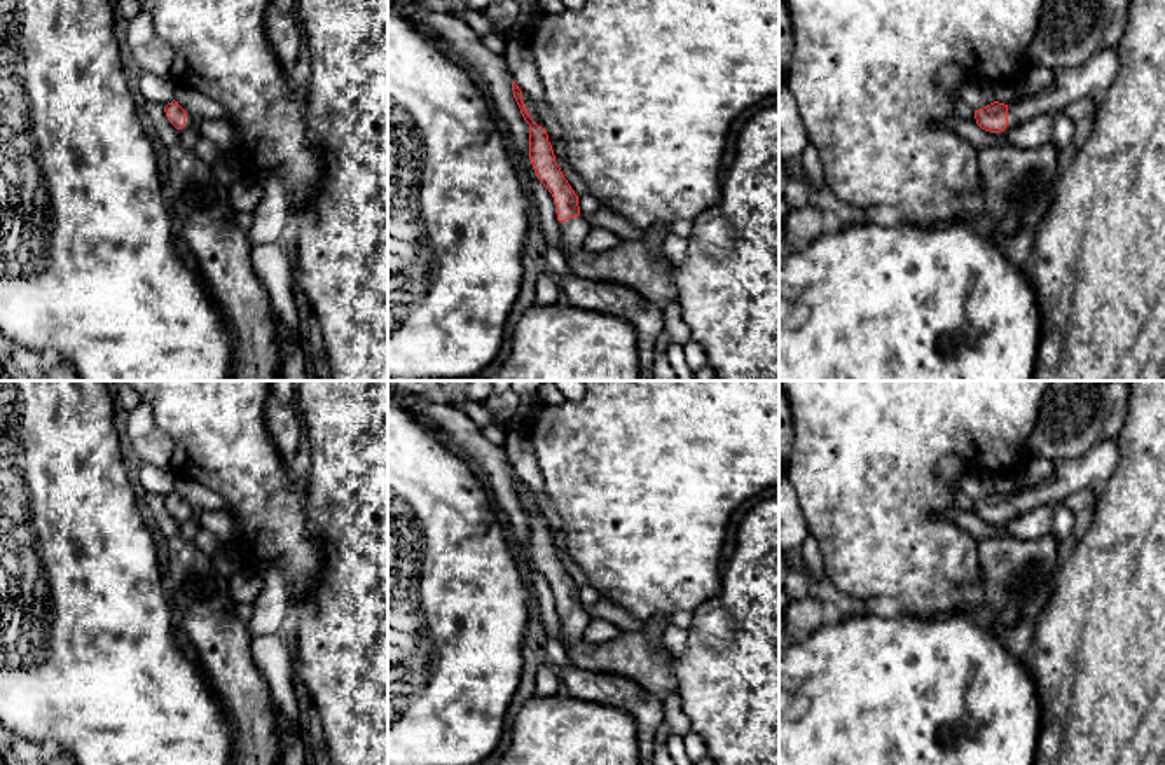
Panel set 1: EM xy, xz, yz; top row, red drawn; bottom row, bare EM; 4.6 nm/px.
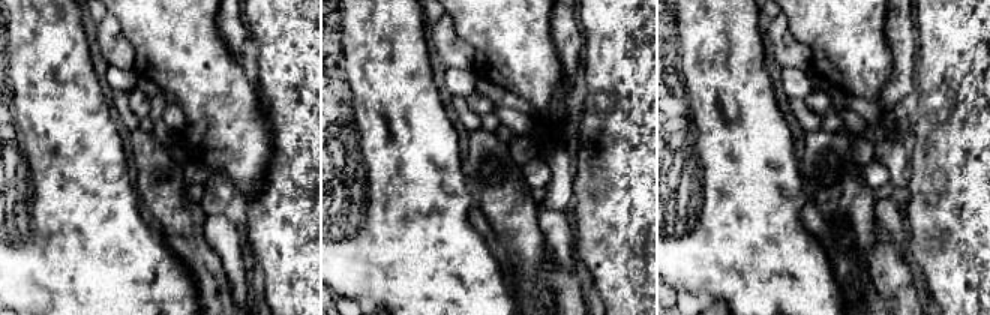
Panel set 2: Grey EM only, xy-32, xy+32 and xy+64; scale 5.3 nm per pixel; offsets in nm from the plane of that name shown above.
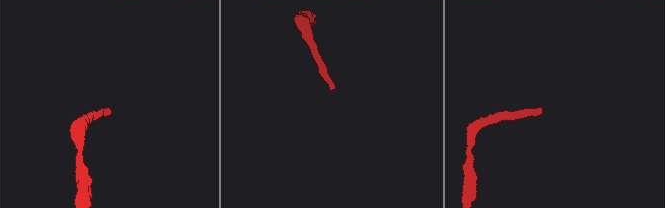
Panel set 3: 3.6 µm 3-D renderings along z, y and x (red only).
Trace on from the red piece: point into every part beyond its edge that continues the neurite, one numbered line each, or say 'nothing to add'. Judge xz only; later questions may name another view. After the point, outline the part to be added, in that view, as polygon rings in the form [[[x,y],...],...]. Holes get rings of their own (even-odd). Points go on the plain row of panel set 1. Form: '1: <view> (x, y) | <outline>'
1: xz (575, 620) | [[[582,606],[573,608],[566,613],[559,613],[559,618],[569,644],[575,644],[583,638],[583,631],[587,624],[590,622],[589,615],[585,613]]]

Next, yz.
1: yz (1090, 470) | [[[1118,438],[1095,444],[1086,454],[1058,465],[1058,475],[1034,487],[1020,487],[1008,496],[1008,517],[1011,520],[1032,508],[1062,503],[1069,494],[1085,489],[1099,489],[1114,472],[1120,458]]]

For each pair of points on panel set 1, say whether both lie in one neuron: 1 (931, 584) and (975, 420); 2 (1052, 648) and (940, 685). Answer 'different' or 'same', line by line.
1: same
2: different

